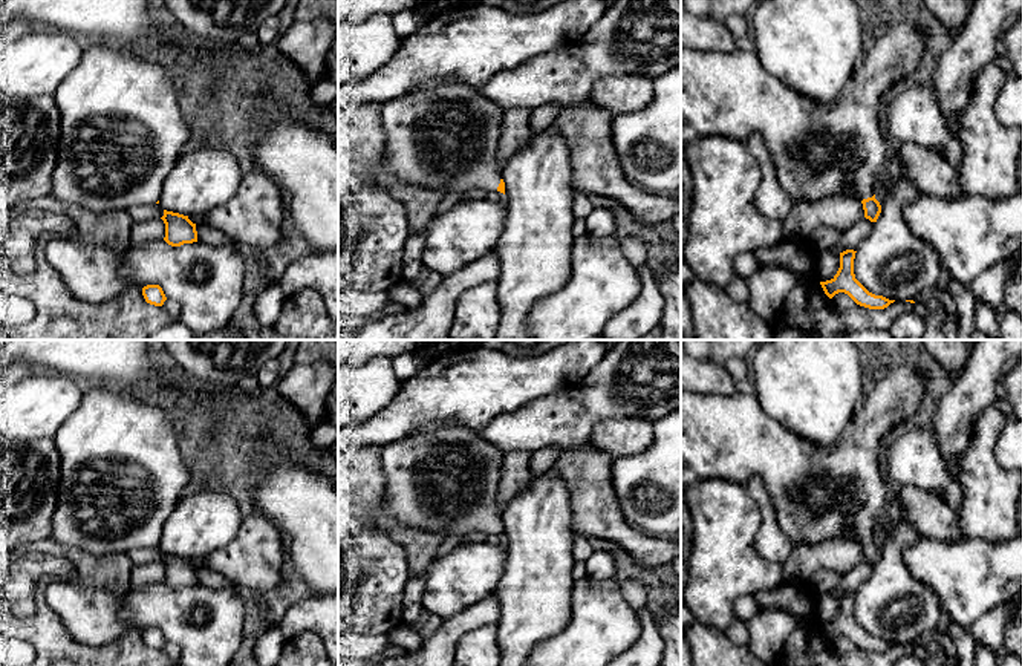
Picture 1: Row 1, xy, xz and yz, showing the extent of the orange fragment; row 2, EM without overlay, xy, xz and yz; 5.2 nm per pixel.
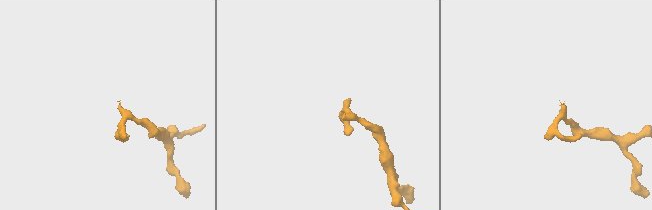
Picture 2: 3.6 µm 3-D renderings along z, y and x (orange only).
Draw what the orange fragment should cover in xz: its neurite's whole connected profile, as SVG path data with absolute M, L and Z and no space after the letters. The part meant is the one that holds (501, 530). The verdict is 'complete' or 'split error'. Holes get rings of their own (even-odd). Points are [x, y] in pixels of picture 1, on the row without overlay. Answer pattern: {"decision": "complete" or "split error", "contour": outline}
{"decision": "split error", "contour": "M447 423L435 432L410 433L381 449L386 514L445 539L471 533L500 534L505 525L497 507L503 452L479 432Z"}

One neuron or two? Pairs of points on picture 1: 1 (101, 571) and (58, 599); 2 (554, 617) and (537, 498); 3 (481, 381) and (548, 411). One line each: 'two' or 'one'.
1: two
2: one
3: two

